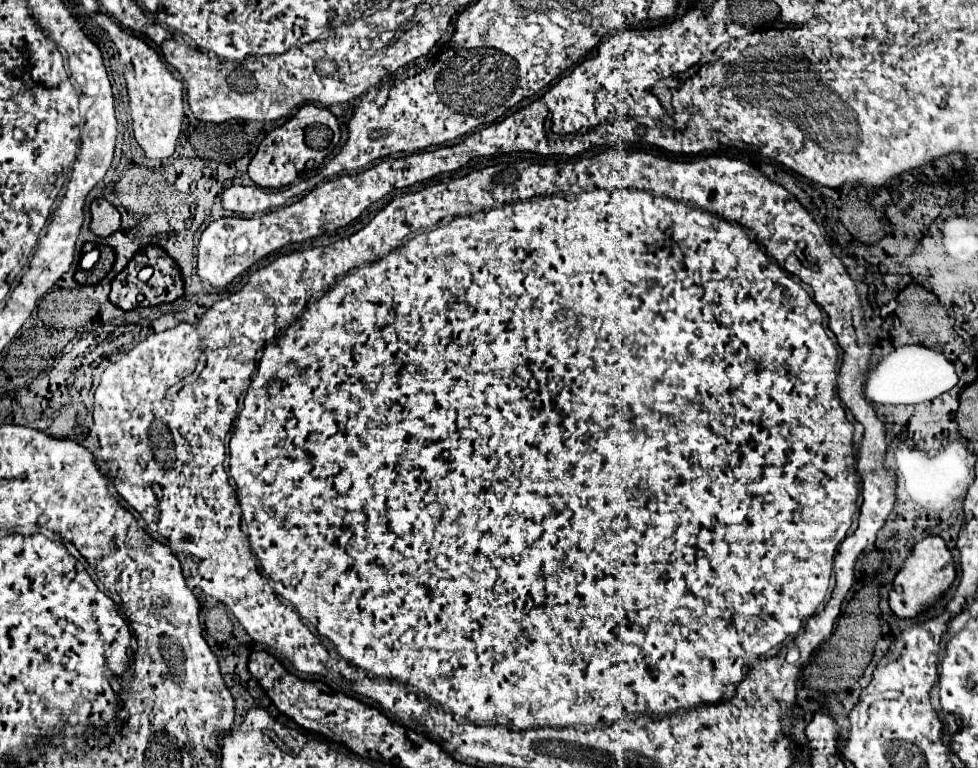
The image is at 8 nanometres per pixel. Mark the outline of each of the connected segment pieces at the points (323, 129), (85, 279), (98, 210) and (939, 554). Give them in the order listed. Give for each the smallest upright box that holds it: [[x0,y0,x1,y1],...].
[[249,103,341,189],[75,255,115,285],[91,199,121,237],[889,537,955,619]]

